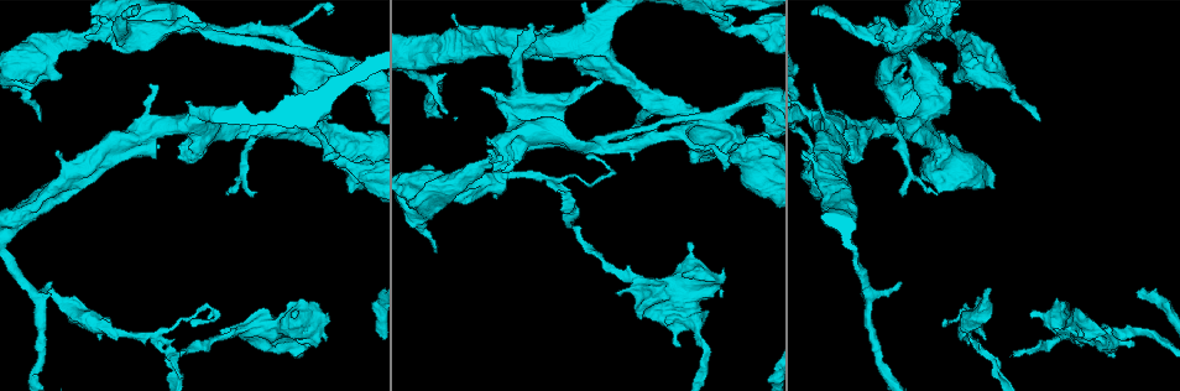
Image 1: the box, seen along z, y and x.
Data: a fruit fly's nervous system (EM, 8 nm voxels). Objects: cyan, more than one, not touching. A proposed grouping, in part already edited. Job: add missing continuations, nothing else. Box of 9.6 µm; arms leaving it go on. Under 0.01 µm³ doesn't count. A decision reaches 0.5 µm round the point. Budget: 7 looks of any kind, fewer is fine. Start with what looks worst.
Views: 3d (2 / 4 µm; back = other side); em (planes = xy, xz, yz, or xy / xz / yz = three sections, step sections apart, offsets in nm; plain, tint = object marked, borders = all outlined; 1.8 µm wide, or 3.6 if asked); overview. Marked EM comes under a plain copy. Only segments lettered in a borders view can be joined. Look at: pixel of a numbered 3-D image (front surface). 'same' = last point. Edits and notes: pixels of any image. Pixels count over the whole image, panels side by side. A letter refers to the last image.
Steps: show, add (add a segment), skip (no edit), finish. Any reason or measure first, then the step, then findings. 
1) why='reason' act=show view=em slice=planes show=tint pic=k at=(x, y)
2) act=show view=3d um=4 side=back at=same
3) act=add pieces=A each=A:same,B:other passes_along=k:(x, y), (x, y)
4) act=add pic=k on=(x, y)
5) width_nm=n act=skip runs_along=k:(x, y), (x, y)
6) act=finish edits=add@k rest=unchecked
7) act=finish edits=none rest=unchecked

why='thick end' act=show view=em slice=xz step=8 show=borders pic=1 at=(991, 288)

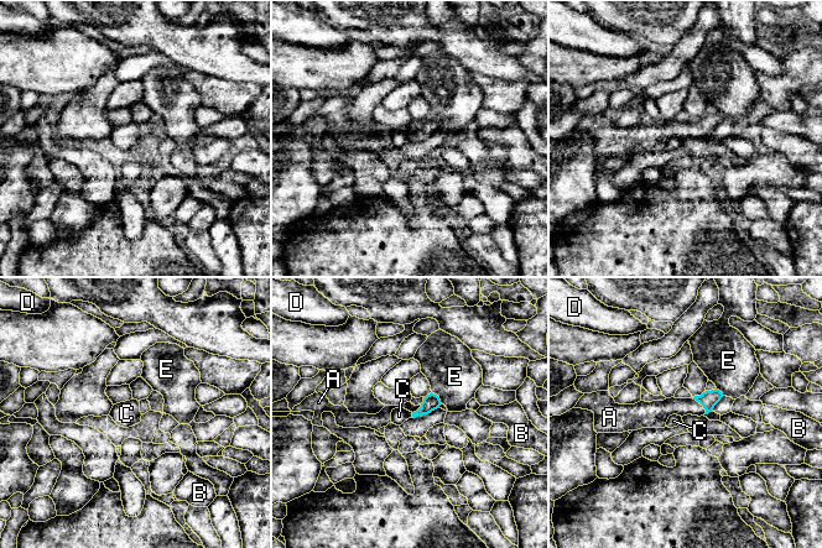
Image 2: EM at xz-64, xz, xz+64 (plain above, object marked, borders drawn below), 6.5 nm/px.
act=add pieces=A each=A:same,B:other,C:other,D:other,E:other passes_along=2:(708, 400), (701, 403), (667, 407) found='the cell continues'

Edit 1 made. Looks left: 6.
why='redraw' act=show view=overview

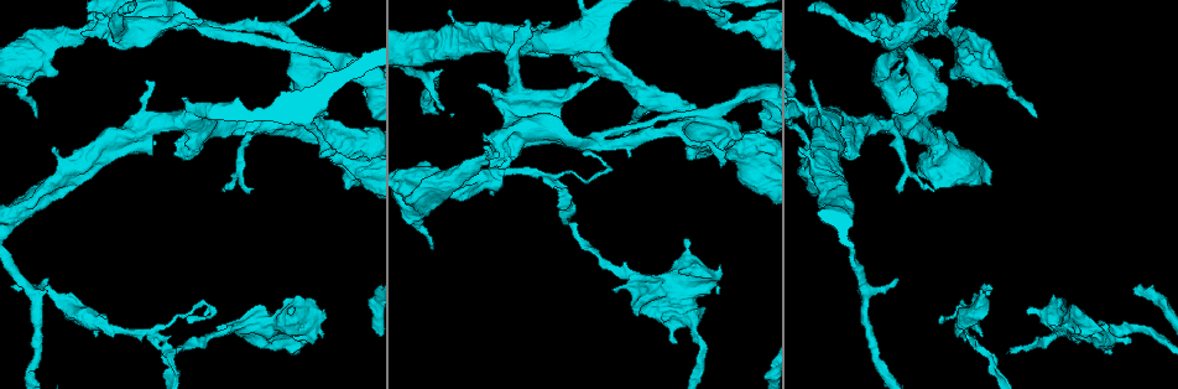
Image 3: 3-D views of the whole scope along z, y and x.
why='stops while still wide' act=show view=em um=3.6 slice=xz step=4 show=borders pic=3 at=(719, 291)

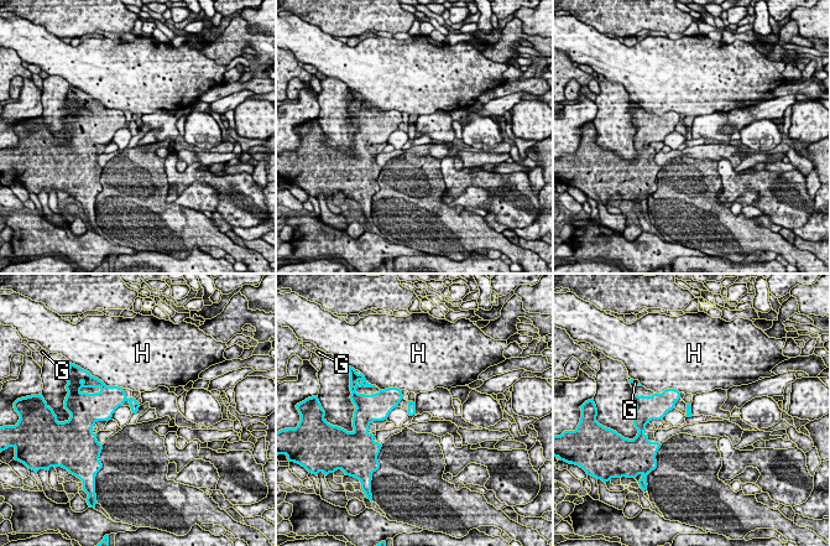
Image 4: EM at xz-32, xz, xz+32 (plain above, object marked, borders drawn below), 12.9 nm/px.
why='another direction' act=show view=em um=3.6 slice=planes show=borders at=same

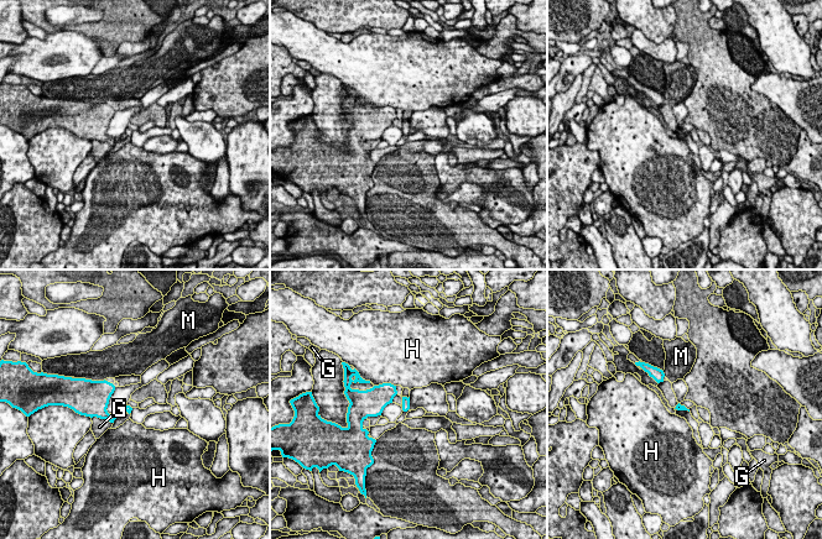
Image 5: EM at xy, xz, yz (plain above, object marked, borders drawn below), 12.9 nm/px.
act=skip each=G:other,H:other,M:other border=5:(395, 385), (379, 383), (374, 386) found='none of them fits'

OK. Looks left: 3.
why='abrupt turn' act=show view=em slice=xy step=16 show=tint pic=3 at=(961, 303)

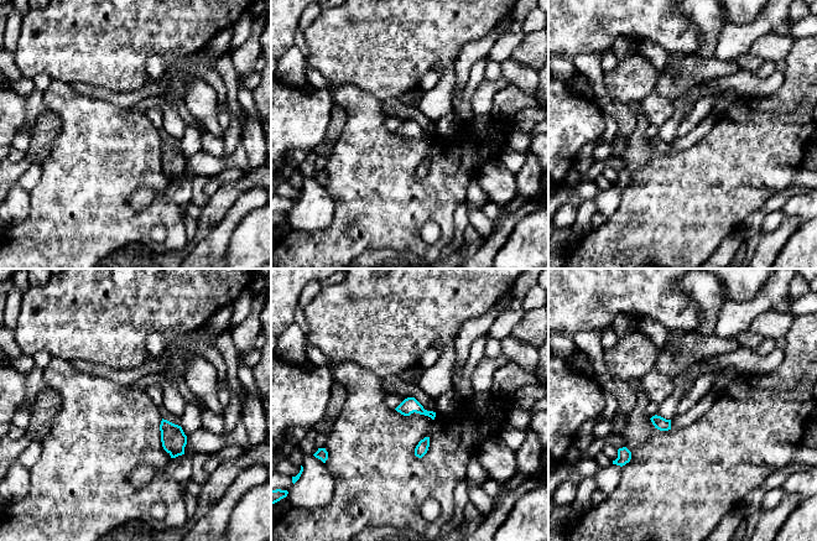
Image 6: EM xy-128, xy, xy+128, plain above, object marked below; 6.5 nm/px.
act=show view=em slice=planes show=borders at=same

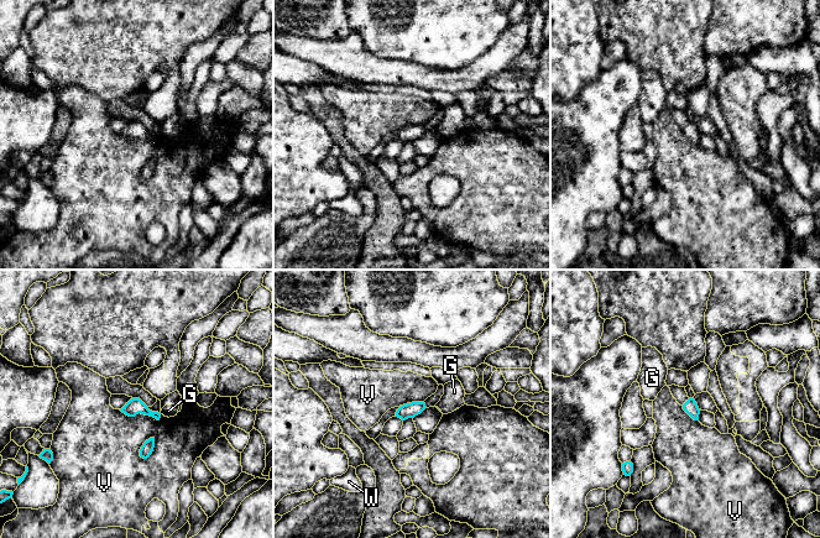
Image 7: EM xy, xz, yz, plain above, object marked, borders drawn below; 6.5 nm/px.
act=skip each=G:other,V:other,W:other found='no lettered segment goes on from it'

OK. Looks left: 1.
act=finish edits=add@2 rest=unchecked

